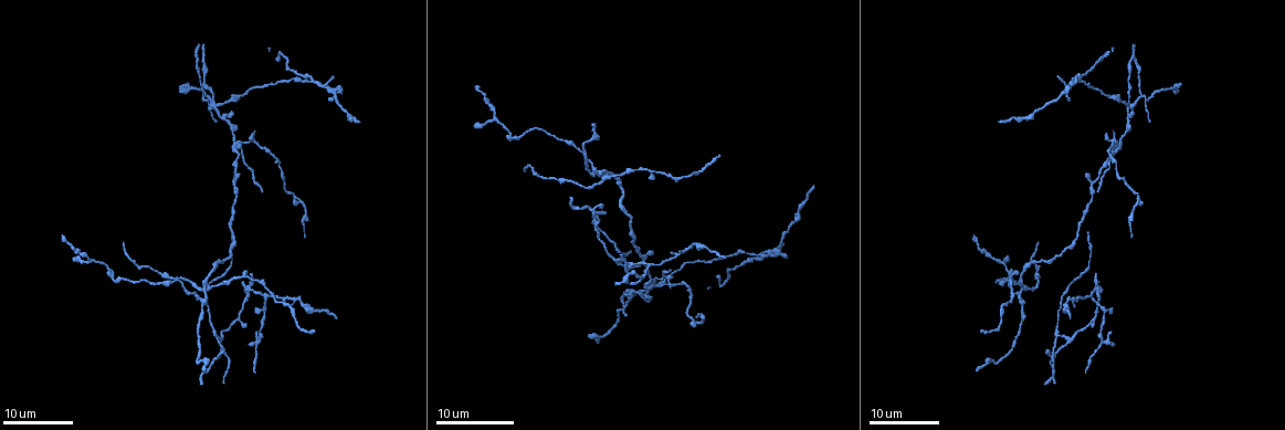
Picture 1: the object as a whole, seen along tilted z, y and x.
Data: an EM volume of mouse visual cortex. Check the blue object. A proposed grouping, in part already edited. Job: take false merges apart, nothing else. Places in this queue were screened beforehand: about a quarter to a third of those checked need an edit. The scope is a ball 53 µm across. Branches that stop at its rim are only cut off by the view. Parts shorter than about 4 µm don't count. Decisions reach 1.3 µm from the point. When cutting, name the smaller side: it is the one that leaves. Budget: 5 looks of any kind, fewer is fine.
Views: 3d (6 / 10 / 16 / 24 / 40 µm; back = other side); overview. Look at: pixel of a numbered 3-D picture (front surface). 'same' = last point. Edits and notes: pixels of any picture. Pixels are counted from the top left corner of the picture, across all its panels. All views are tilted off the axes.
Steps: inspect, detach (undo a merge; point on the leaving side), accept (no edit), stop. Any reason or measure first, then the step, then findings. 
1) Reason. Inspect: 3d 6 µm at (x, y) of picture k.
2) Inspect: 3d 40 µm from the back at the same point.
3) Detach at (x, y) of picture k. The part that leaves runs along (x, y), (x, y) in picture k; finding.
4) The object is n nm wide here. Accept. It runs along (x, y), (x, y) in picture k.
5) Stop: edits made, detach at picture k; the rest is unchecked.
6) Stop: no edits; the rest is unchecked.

Branch point. Inspect: 3d 24 µm at (207, 286) of picture 1.

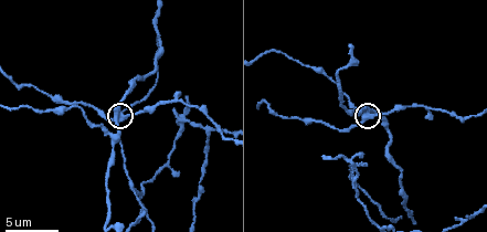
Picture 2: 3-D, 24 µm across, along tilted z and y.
Inspect: 3d 6 µm at (372, 117) of picture 2.

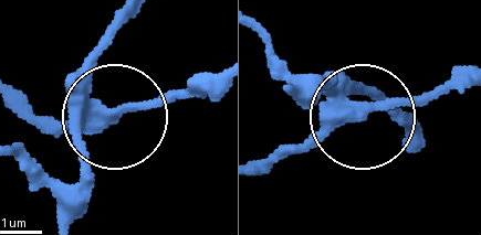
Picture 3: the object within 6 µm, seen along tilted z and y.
The object is 320 nm wide here. Detach at (52, 117) of picture 3. A second cell is stuck on.

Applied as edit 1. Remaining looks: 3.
See it whole again. Inspect: overview.

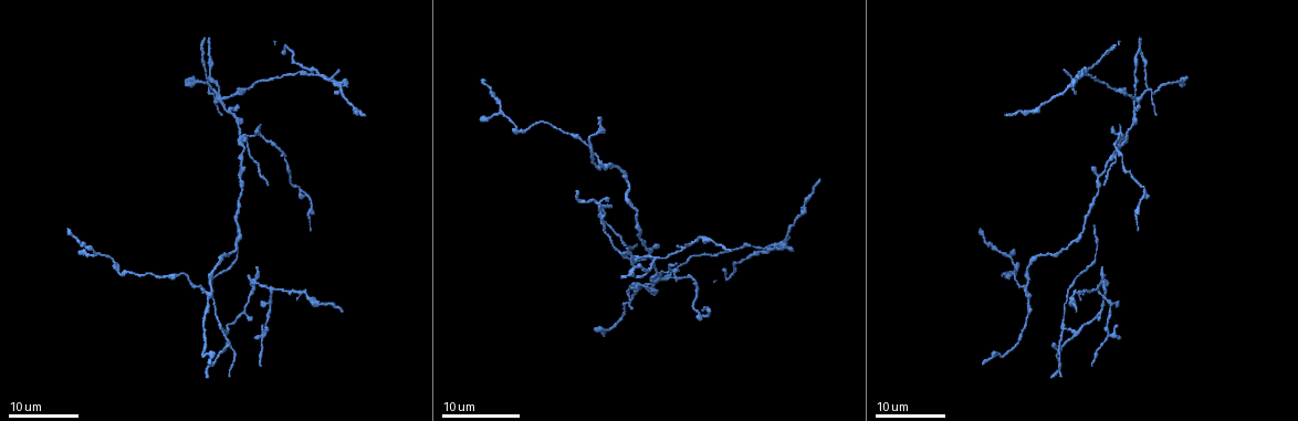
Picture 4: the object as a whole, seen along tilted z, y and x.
A narrow waist. Inspect: 3d 16 µm at (268, 307) of picture 4.

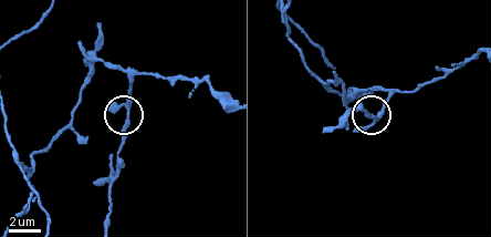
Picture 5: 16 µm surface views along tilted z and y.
Inspect: 3d 6 µm at (375, 116) of picture 5.

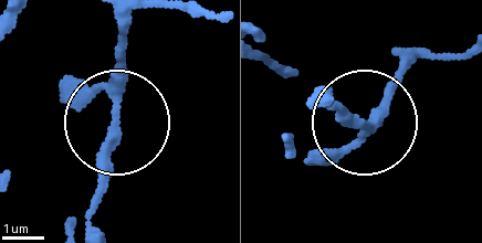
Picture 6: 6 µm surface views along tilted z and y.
3 arms meet here. Accept. It runs along (115, 19), (126, 41), (124, 83), (90, 220) in picture 6; continuous, no second cell.

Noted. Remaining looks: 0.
Stop: edits made, detach at picture 3; the rest is unchecked.

